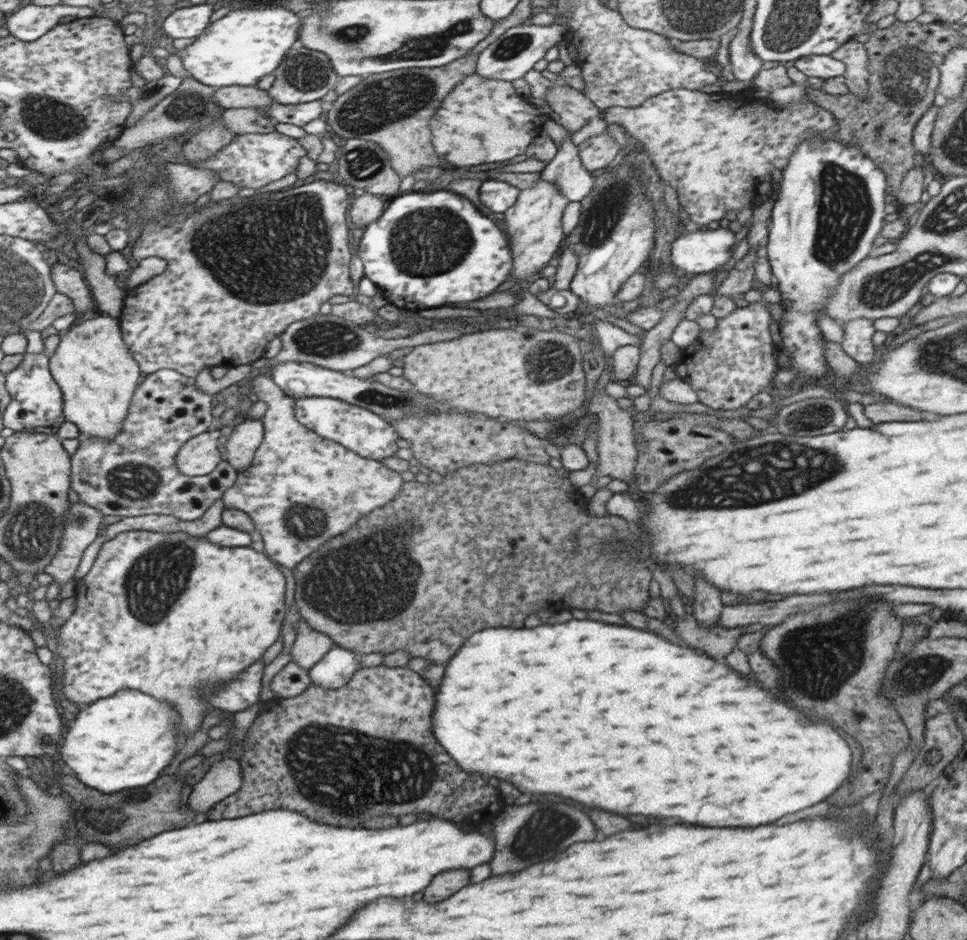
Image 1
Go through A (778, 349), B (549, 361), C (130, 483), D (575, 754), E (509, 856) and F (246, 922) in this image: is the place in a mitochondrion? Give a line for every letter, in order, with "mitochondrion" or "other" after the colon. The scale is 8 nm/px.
A: other
B: mitochondrion
C: mitochondrion
D: other
E: mitochondrion
F: other

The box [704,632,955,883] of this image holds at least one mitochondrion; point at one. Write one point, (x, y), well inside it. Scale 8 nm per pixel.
(919, 674)

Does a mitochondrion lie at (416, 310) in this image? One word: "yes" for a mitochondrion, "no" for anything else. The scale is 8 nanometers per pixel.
no

